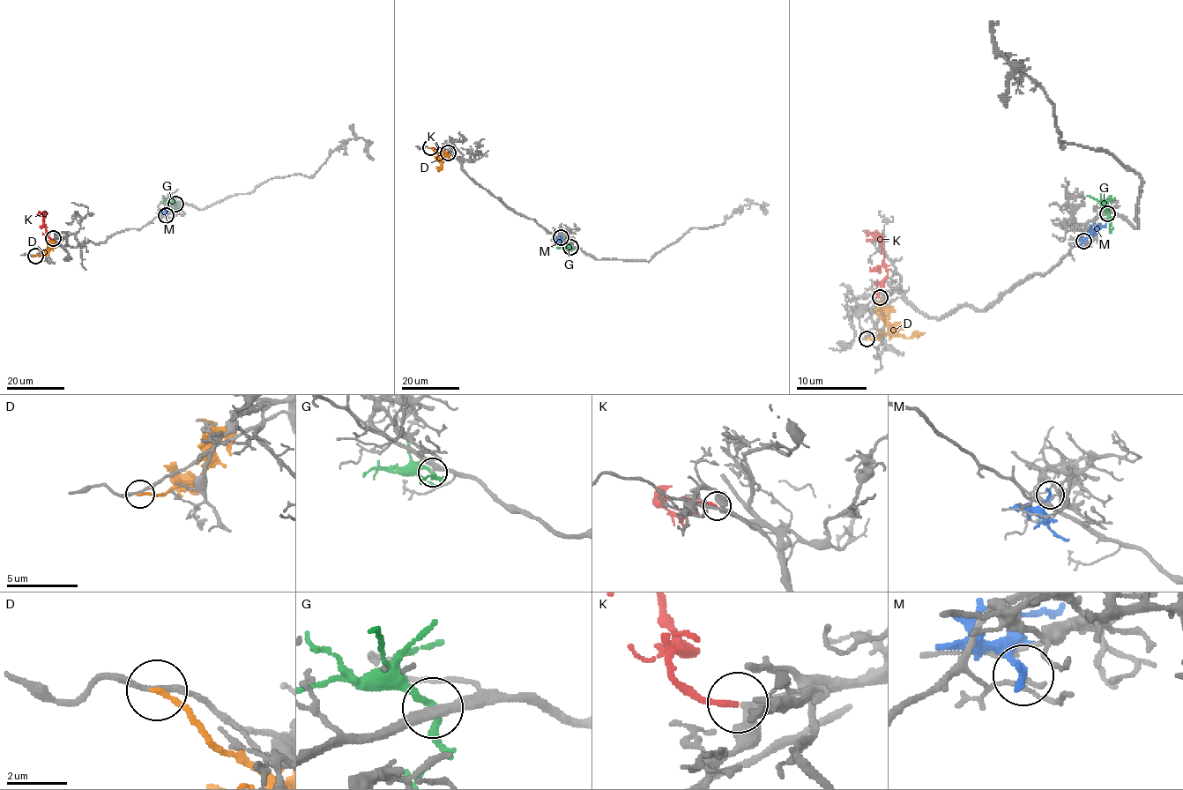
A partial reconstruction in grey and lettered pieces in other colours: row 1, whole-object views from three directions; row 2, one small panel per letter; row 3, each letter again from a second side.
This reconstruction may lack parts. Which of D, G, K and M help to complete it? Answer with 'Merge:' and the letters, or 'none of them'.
Merge: K

